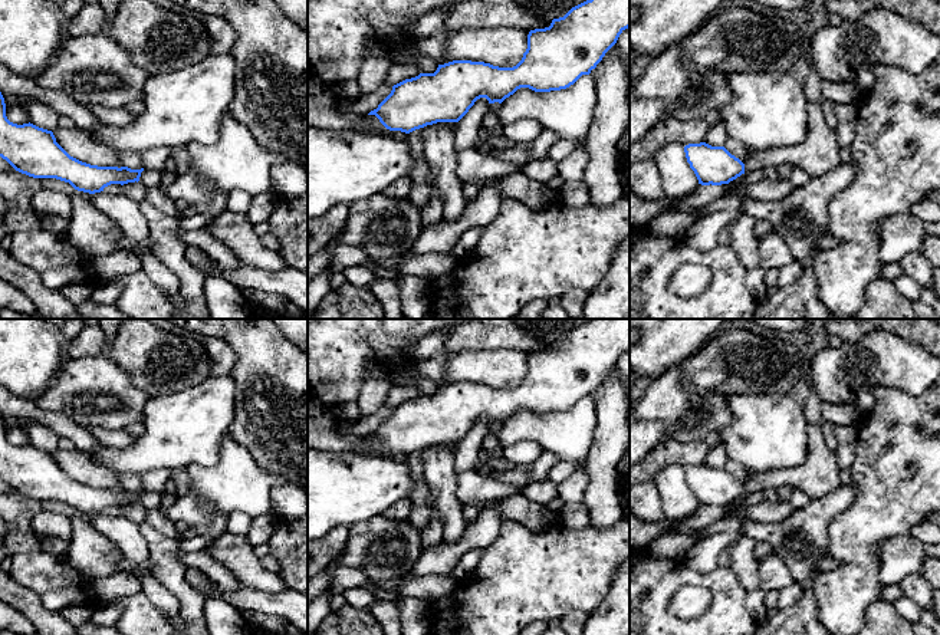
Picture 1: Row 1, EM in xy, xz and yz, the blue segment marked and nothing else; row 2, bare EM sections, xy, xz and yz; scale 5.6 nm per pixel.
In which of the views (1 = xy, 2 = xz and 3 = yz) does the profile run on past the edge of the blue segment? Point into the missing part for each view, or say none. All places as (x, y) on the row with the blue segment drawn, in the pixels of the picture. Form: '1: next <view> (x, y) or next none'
1: next none
2: next none
3: next none

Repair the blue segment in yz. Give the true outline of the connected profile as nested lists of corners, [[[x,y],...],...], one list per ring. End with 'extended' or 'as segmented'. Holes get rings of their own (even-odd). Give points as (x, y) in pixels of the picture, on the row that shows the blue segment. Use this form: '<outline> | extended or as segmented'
[[[706,142],[688,144],[684,152],[701,185],[729,184],[745,174],[745,164],[724,147],[711,147]]] | as segmented

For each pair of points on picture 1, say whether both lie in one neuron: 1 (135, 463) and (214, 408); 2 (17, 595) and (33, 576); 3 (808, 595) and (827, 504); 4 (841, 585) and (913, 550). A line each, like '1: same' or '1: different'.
1: same
2: different
3: same
4: different

